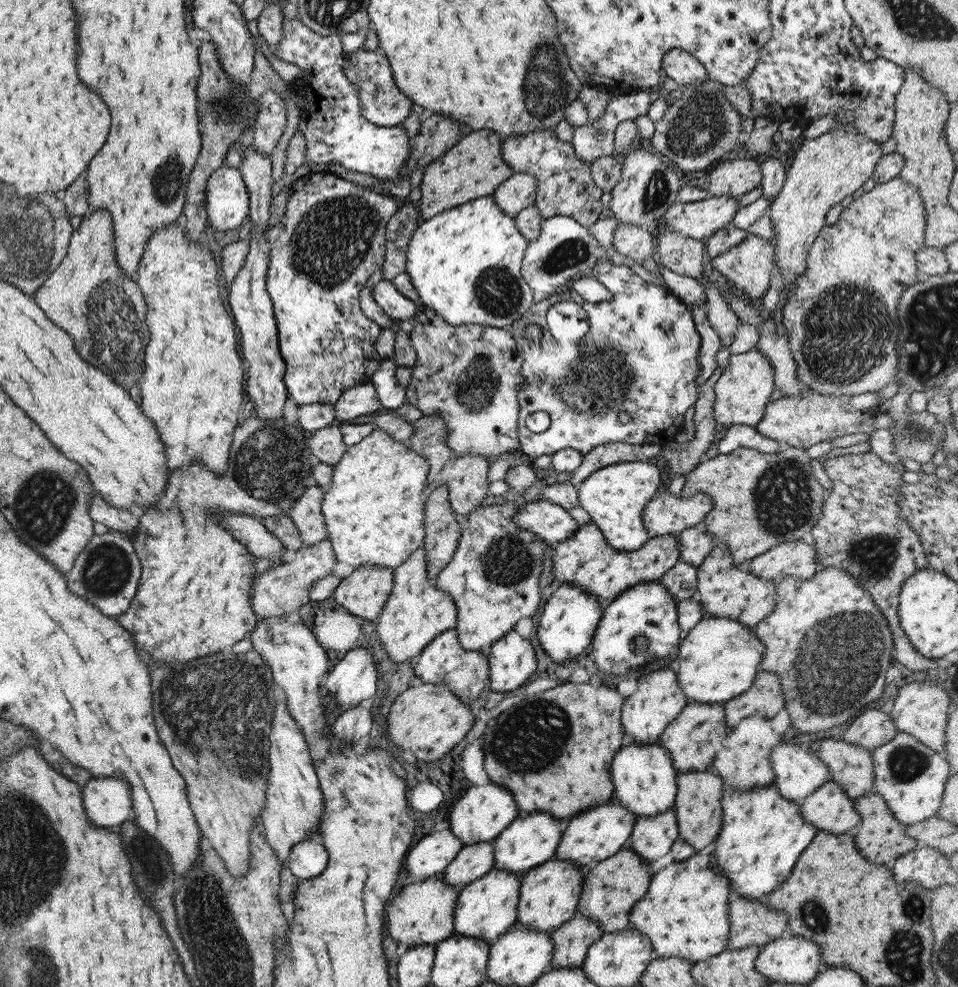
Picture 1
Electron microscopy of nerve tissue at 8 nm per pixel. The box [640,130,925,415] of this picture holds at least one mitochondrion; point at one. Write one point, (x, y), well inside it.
(846, 334)

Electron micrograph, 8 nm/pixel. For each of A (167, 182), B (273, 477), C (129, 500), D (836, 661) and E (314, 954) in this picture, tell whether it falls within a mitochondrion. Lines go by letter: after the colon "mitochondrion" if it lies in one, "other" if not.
A: mitochondrion
B: mitochondrion
C: other
D: mitochondrion
E: other

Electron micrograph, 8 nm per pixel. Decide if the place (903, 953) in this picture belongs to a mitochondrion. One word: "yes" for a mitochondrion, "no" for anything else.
yes

